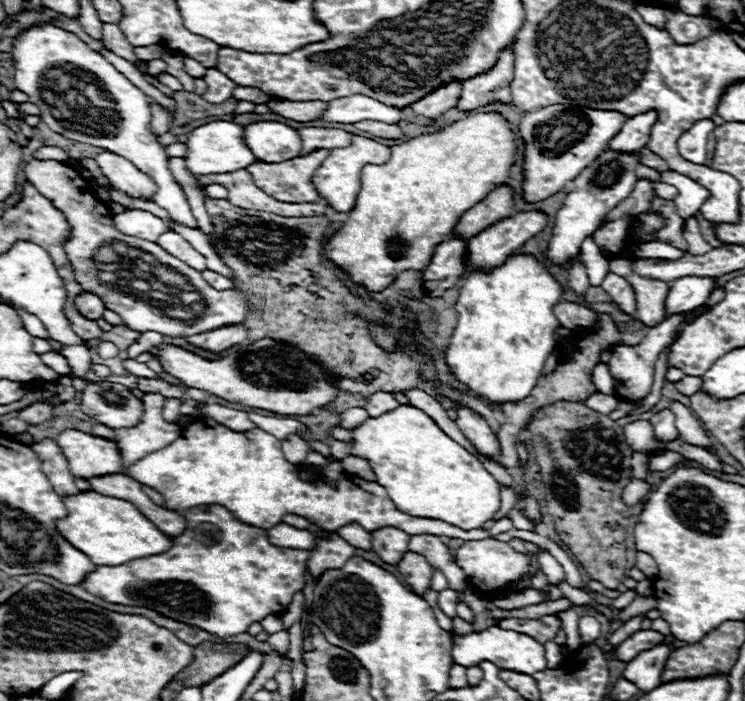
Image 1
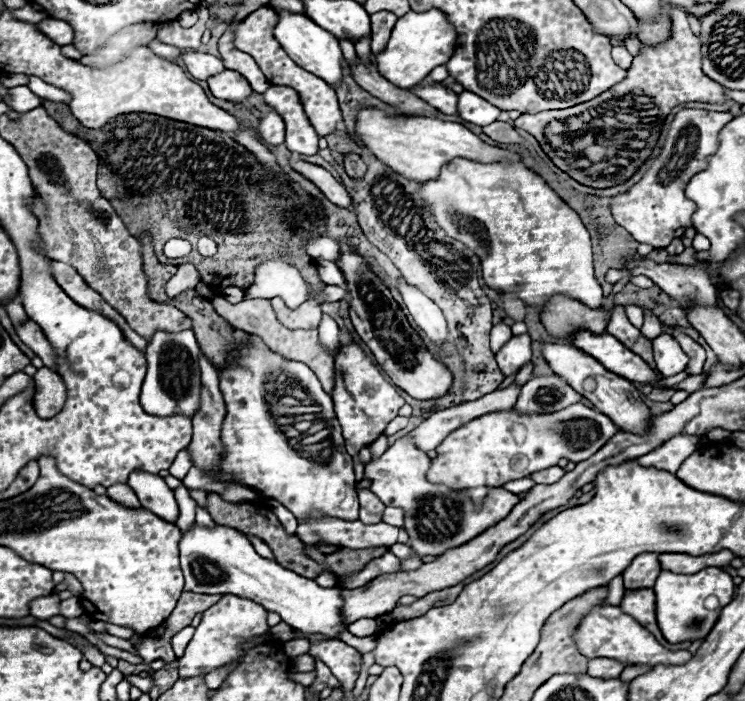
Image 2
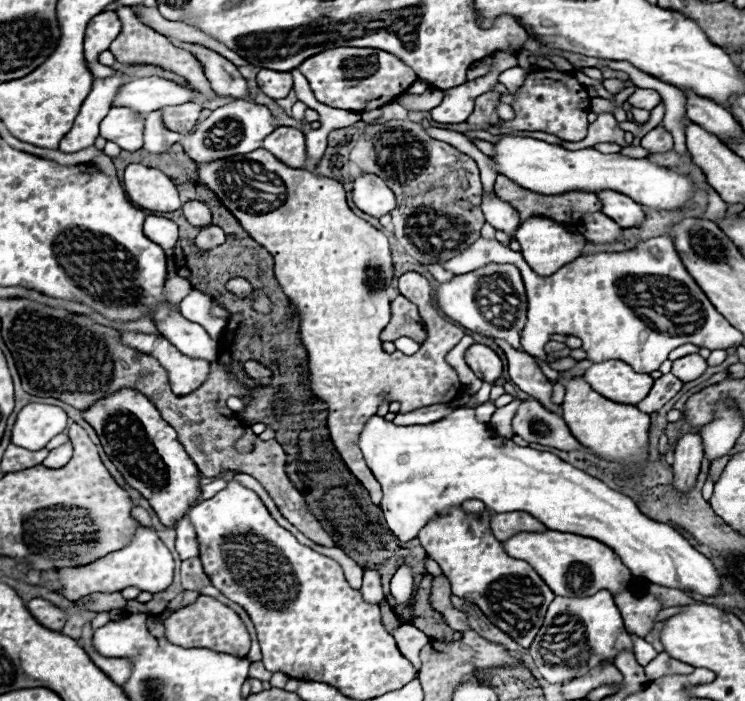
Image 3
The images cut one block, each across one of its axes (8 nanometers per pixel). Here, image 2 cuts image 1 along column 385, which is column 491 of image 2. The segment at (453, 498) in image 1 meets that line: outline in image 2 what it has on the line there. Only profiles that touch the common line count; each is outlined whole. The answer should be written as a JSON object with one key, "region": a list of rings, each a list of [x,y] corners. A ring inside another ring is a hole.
{"region":[[[572,404],[560,412],[542,416],[524,416],[514,410],[484,414],[454,430],[448,440],[436,448],[438,456],[432,460],[428,480],[454,490],[466,490],[468,496],[480,504],[490,488],[556,466],[560,458],[568,458],[570,462],[590,458],[616,432],[618,428],[608,416],[584,404]]]}

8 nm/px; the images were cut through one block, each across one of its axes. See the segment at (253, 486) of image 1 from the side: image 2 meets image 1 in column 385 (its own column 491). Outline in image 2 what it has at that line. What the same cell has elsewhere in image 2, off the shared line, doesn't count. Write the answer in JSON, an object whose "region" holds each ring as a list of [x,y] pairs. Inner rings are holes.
{"region":[[[406,434],[398,438],[380,458],[366,464],[364,476],[372,480],[370,490],[386,504],[404,508],[404,530],[408,532],[410,548],[418,556],[440,556],[448,548],[458,548],[478,536],[480,532],[496,526],[508,512],[518,504],[518,496],[504,490],[492,488],[482,500],[482,506],[476,508],[466,492],[452,490],[444,484],[432,484],[426,480],[426,472],[432,466],[432,460],[416,448],[414,440]]]}

